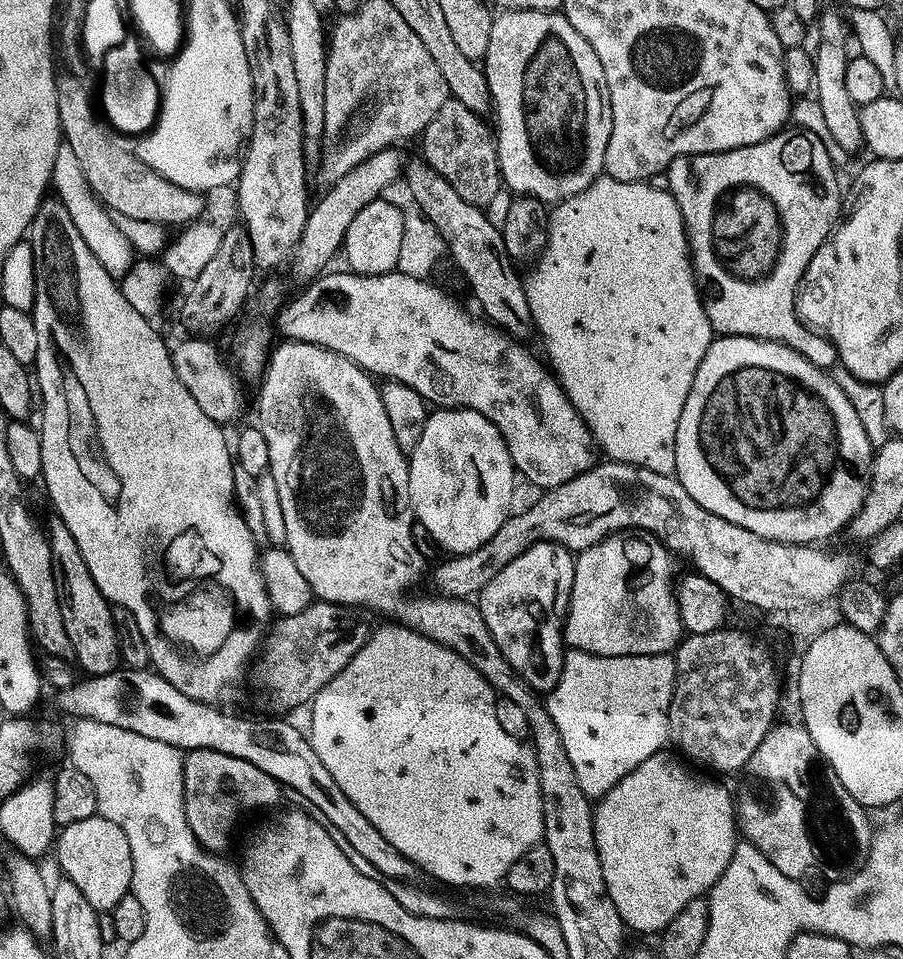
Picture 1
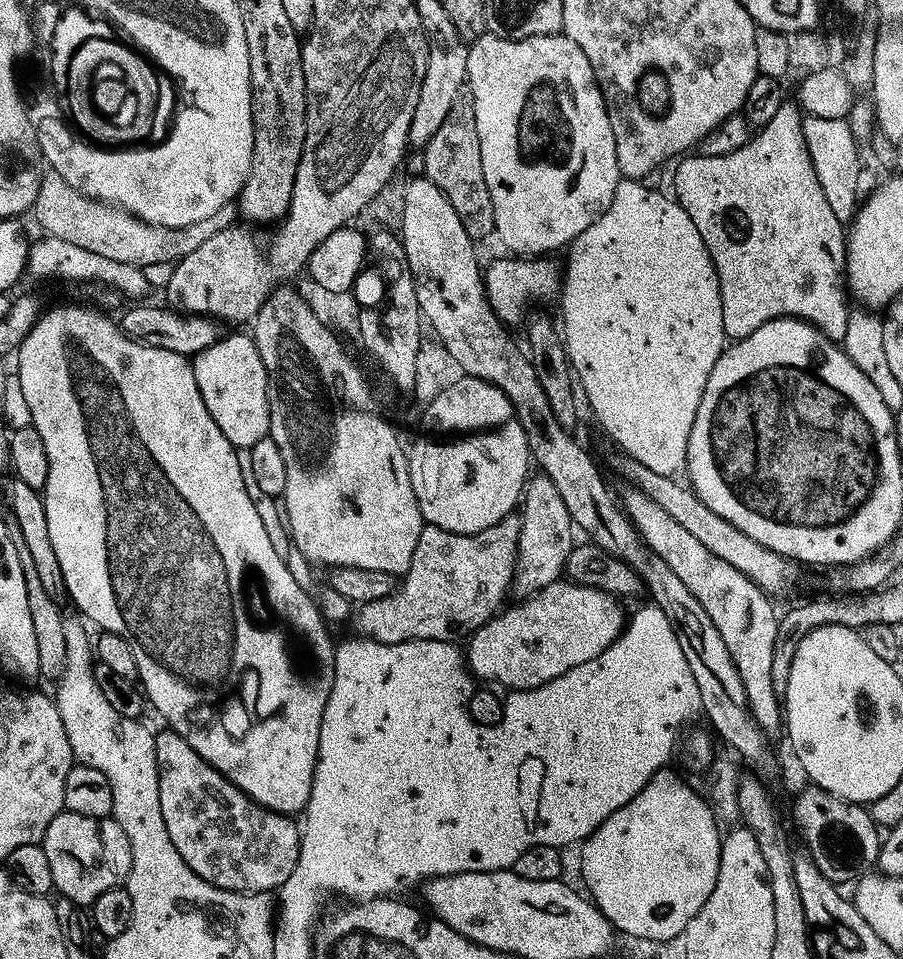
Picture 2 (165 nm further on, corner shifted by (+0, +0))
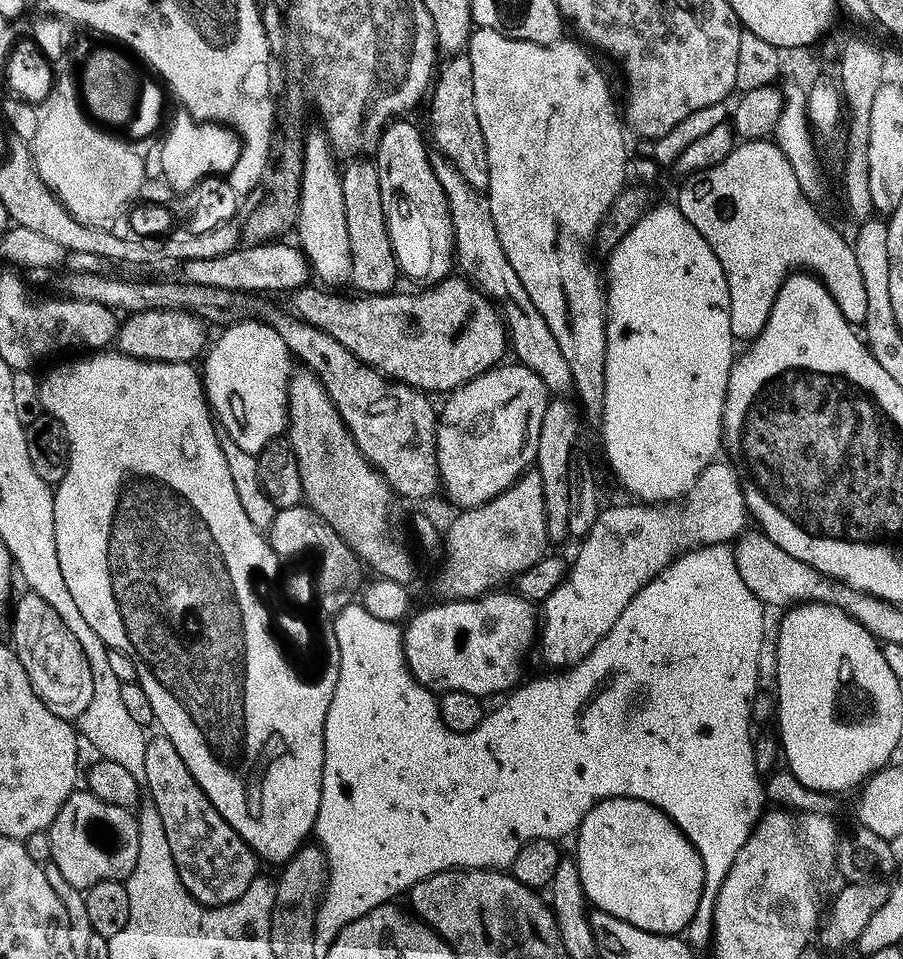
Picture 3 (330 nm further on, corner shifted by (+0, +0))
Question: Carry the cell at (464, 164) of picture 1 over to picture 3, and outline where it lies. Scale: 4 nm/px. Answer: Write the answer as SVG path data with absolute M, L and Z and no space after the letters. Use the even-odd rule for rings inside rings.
M467 54L449 57L435 73L430 88L432 109L428 112L428 124L432 127L430 144L439 155L445 156L470 182L470 186L484 190L490 182L490 162L486 154L486 138L482 138L482 126L478 126L478 110L474 106L474 70Z

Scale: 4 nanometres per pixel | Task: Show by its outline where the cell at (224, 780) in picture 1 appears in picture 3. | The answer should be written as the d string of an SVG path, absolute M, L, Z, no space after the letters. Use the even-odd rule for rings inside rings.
M162 734L149 739L144 745L143 787L147 799L162 818L162 830L170 842L174 866L182 886L200 904L209 908L229 904L245 892L258 874L258 857L248 843L214 810L210 798L194 782L194 774L186 770L186 762L178 758L174 742Z

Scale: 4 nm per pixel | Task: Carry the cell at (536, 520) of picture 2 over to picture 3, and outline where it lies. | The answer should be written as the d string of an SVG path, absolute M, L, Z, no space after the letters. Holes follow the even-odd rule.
M568 398L549 399L546 414L542 414L542 430L538 430L534 470L542 478L542 502L546 502L546 530L548 539L552 542L569 539L566 521L570 515L570 458L577 447L576 435L580 432L580 424L582 425L577 405L573 401L572 404Z

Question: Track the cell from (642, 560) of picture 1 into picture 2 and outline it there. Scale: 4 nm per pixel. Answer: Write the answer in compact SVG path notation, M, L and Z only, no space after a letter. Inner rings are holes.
M557 582L547 584L539 592L521 600L524 600L521 604L497 612L477 632L467 637L466 663L468 671L477 681L493 680L494 683L501 684L504 690L537 688L566 674L574 666L582 665L582 662L598 658L598 654L605 652L624 631L626 612L624 616L623 610L616 605L619 604L617 597L601 588Z

